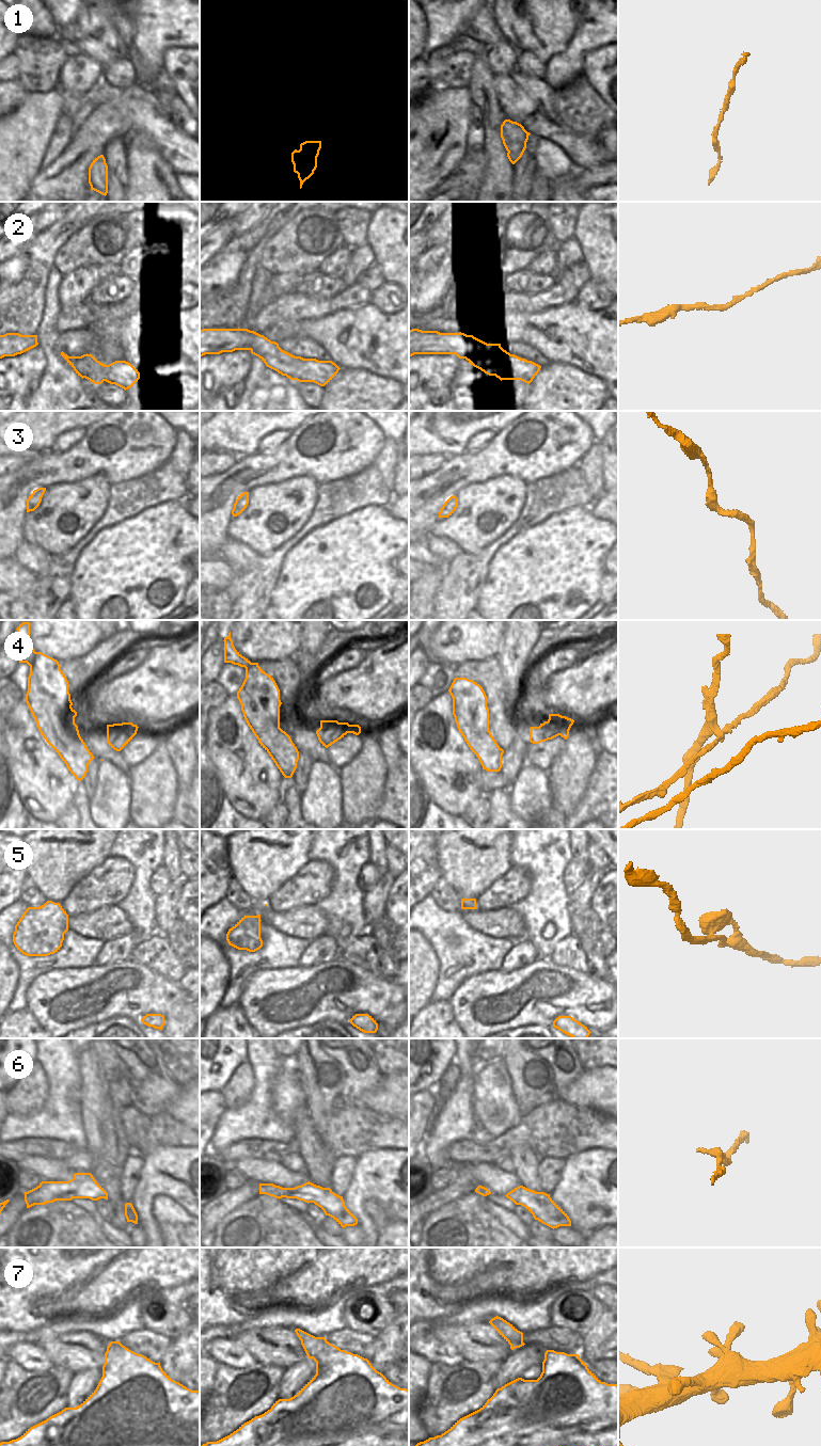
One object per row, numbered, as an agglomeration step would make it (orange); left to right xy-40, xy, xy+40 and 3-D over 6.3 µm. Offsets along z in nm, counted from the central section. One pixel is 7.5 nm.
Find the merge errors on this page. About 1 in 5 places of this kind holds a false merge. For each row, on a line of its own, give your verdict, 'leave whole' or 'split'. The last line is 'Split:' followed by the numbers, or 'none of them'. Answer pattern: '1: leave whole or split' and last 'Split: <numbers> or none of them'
1: leave whole
2: leave whole
3: leave whole
4: split
5: leave whole
6: leave whole
7: leave whole
Split: 4

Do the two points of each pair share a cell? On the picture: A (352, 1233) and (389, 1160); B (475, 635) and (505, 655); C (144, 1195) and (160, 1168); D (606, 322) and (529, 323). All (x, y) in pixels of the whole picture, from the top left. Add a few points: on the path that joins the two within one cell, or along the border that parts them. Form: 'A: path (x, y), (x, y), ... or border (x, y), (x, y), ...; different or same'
A: border (357, 1224), (364, 1236); different
B: border (505, 631), (502, 644), (494, 655); different
C: path (147, 1189), (158, 1174); same
D: path (587, 323), (548, 323); same

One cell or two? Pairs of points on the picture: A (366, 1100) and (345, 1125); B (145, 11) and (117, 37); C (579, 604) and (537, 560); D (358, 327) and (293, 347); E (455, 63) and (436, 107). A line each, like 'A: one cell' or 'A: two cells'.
A: two cells
B: two cells
C: one cell
D: two cells
E: two cells

